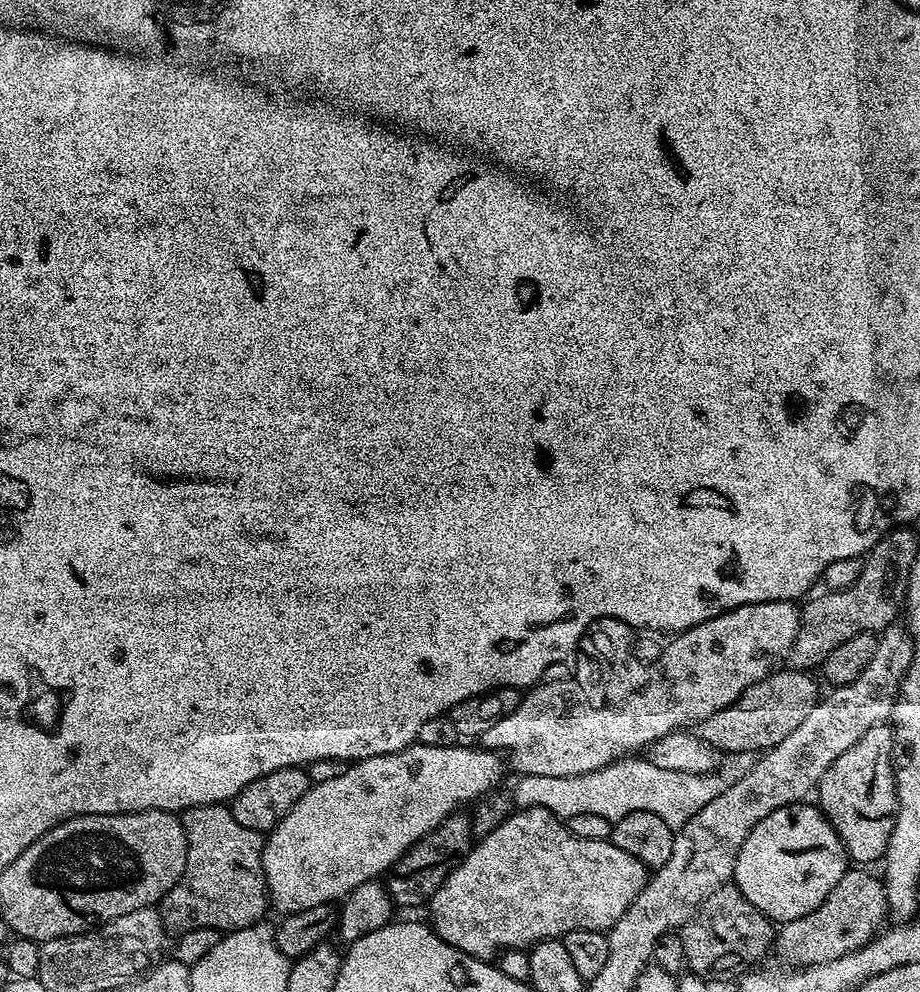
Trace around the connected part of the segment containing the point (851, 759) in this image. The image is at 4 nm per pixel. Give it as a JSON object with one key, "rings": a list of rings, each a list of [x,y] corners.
{"rings":[[[887,723],[876,724],[846,754],[838,754],[818,785],[818,807],[840,835],[849,861],[872,866],[888,849],[896,821],[896,772],[892,769],[893,731]]]}

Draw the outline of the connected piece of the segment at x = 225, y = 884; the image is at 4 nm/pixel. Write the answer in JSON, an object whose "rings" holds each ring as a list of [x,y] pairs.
{"rings":[[[203,804],[187,809],[183,813],[184,833],[188,843],[186,866],[180,881],[165,894],[158,905],[160,920],[168,934],[179,934],[190,930],[213,928],[221,934],[237,932],[239,928],[250,928],[265,919],[264,911],[269,911],[268,883],[264,877],[264,841],[261,833],[240,825],[231,807],[224,804]]]}

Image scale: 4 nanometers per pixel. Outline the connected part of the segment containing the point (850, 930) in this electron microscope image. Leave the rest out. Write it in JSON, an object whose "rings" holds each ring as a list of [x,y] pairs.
{"rings":[[[849,870],[844,873],[838,886],[834,886],[834,890],[830,890],[830,894],[827,900],[822,902],[822,906],[810,910],[810,914],[806,914],[802,918],[786,920],[779,925],[774,936],[774,952],[775,955],[778,954],[785,960],[783,962],[785,965],[808,968],[811,964],[834,962],[834,958],[842,958],[846,954],[858,951],[863,944],[867,944],[873,936],[877,935],[878,929],[881,927],[879,924],[884,920],[884,912],[886,916],[889,911],[884,886],[879,875],[871,876],[868,873],[871,871],[868,870],[856,871],[860,872]]]}

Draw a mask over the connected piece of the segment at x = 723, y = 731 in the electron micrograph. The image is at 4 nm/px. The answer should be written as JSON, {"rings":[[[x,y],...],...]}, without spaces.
{"rings":[[[804,670],[773,671],[762,680],[755,680],[736,703],[710,714],[710,718],[695,725],[694,732],[720,754],[725,752],[756,752],[763,754],[778,746],[782,738],[787,738],[802,726],[802,721],[810,710],[814,710],[816,693],[815,675]]]}

